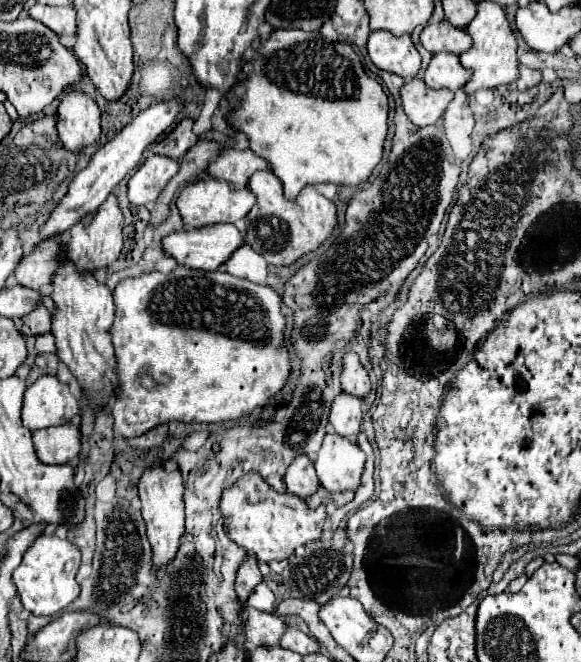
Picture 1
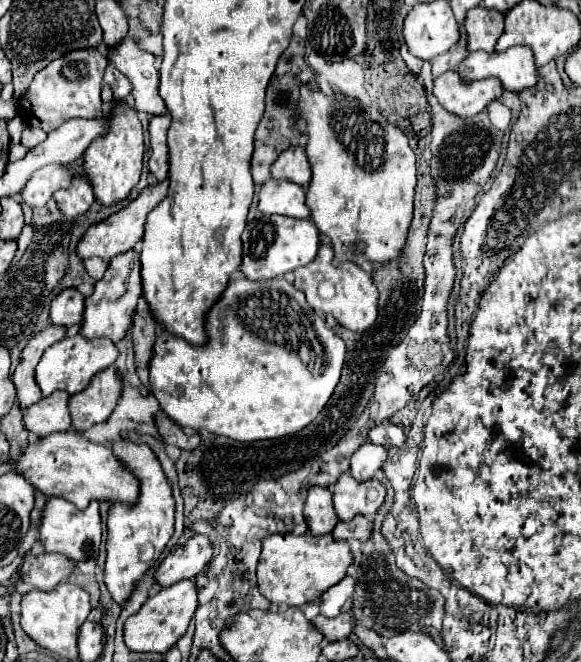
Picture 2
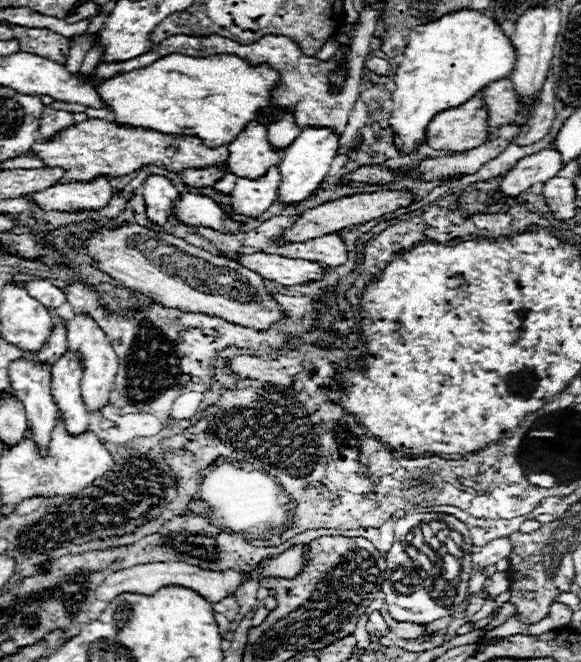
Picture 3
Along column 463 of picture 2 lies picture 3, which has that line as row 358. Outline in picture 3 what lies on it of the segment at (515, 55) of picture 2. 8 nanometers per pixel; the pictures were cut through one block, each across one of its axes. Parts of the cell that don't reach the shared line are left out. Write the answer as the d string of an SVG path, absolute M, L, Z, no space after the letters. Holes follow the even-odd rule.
M66 352L52 366L52 400L66 424L66 432L78 436L90 428L90 414L80 394L82 366L78 356Z

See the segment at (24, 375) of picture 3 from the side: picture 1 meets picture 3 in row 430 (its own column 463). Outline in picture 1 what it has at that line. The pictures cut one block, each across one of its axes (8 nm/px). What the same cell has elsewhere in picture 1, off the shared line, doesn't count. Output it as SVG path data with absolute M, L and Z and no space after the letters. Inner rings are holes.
M446 20L438 24L428 24L422 34L420 34L420 44L428 52L452 52L452 54L462 54L470 50L472 38L468 32L454 28Z

